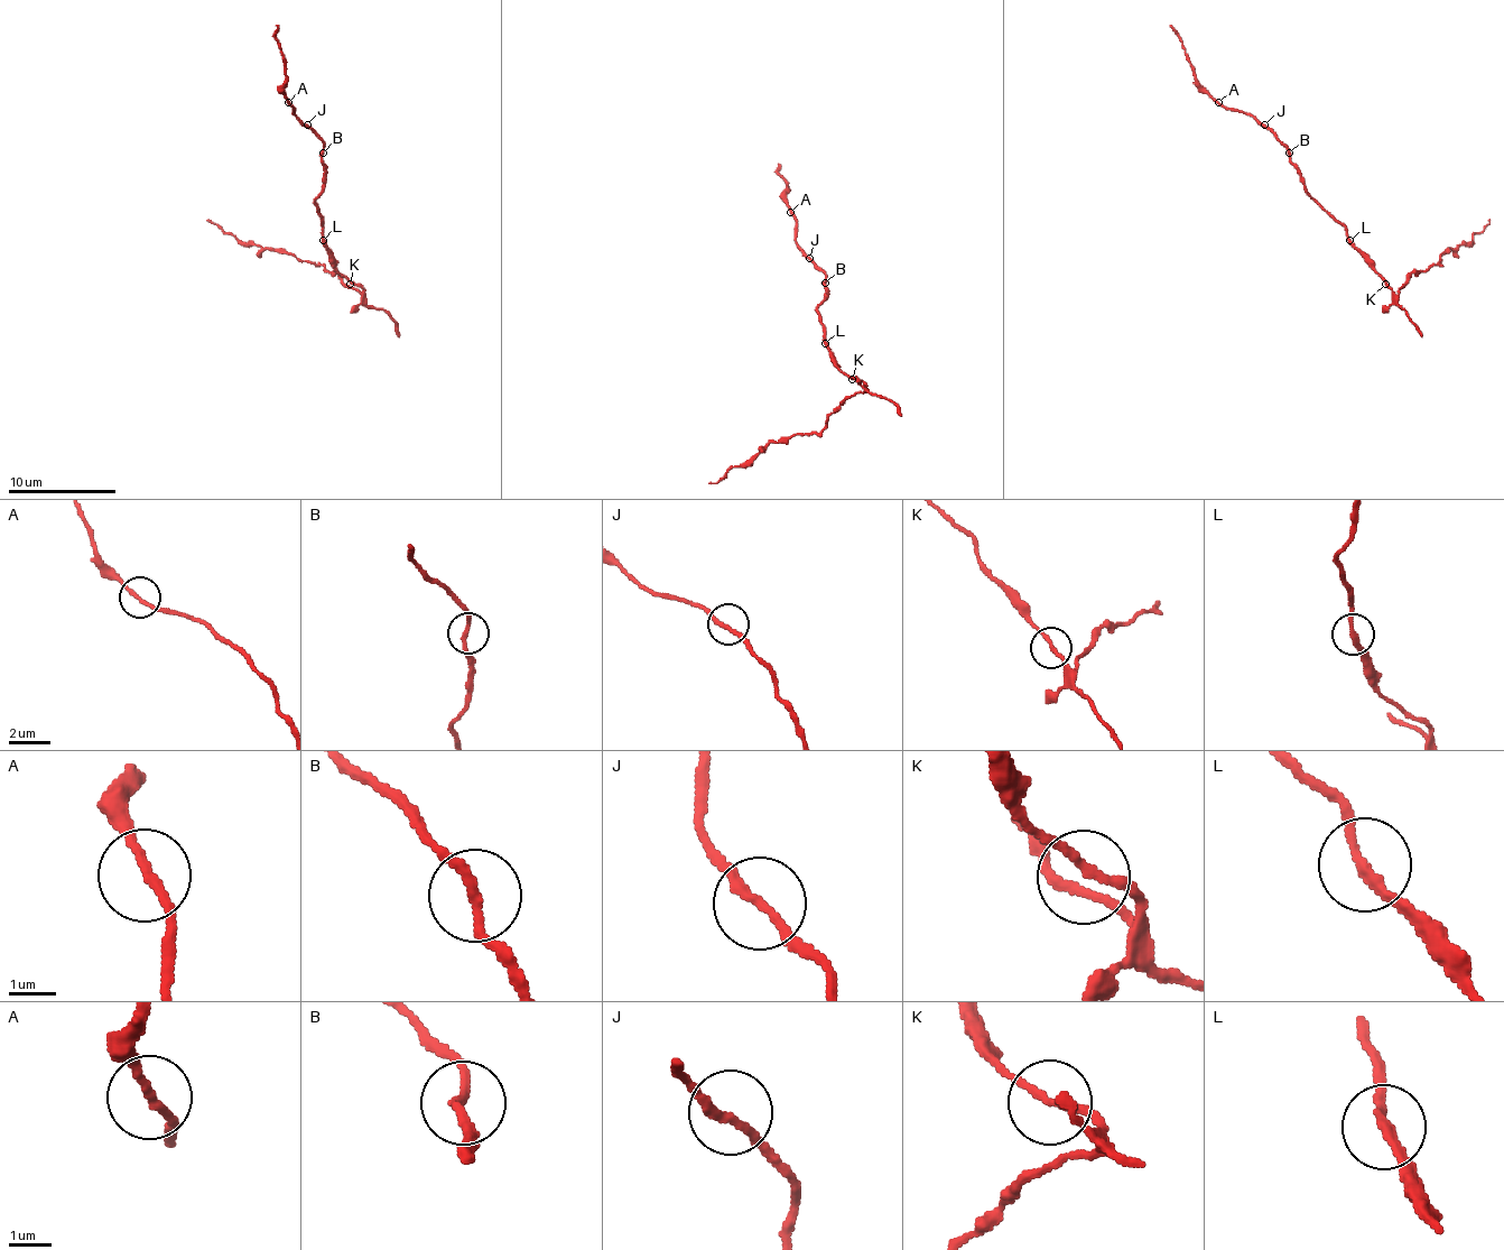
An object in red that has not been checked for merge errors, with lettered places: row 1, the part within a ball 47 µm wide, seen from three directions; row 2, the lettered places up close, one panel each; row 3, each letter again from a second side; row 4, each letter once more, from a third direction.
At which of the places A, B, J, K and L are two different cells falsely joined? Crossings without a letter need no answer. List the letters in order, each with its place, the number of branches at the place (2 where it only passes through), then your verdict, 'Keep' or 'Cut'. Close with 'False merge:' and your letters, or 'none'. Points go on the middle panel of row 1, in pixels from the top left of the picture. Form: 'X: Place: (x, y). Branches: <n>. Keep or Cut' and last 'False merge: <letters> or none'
A: Place: (790, 212). Branches: 2. Cut
B: Place: (825, 283). Branches: 2. Keep
J: Place: (809, 258). Branches: 2. Keep
K: Place: (852, 379). Branches: 2. Keep
L: Place: (825, 343). Branches: 2. Keep
False merge: A

